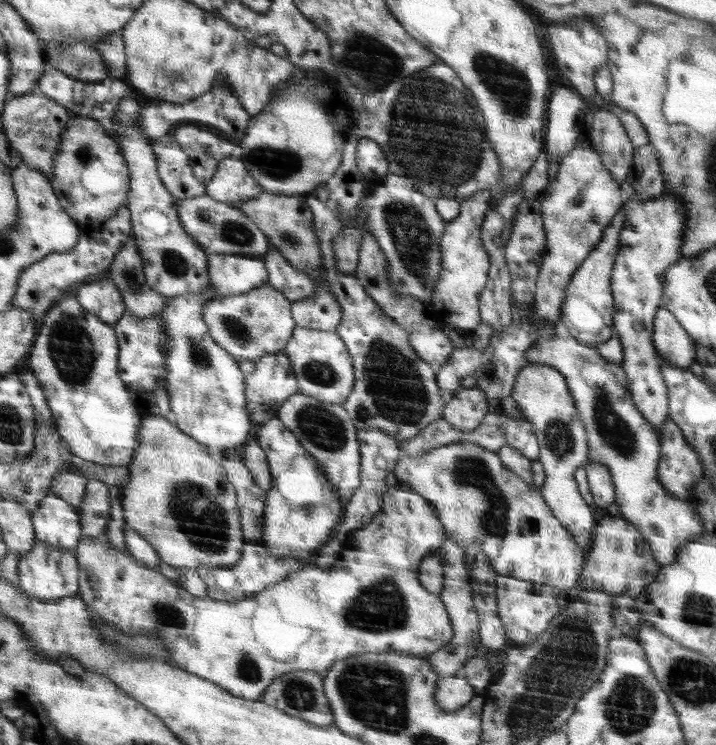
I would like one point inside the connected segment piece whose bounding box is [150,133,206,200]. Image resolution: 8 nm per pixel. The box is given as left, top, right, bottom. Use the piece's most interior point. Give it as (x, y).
(173, 165)

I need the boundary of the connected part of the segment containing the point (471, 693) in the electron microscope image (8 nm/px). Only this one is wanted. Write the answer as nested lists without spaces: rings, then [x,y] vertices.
[[[463,673],[450,677],[444,677],[437,682],[437,702],[438,706],[446,712],[454,712],[460,710],[469,704],[475,696],[476,692]]]

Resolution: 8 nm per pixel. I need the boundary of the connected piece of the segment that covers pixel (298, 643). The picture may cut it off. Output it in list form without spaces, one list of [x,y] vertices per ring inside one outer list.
[[[398,483],[398,486],[392,491],[387,491],[383,494],[382,506],[379,512],[372,518],[371,524],[365,526],[360,532],[357,532],[351,543],[347,545],[350,548],[350,554],[344,556],[342,562],[338,562],[336,566],[330,568],[302,568],[298,572],[288,574],[284,580],[276,582],[254,593],[249,597],[244,597],[244,600],[239,601],[218,601],[212,598],[197,597],[190,594],[185,588],[181,587],[177,582],[166,578],[164,574],[160,574],[156,569],[150,569],[140,564],[136,559],[116,552],[110,542],[106,540],[106,534],[100,534],[92,540],[88,538],[80,538],[78,546],[76,546],[73,554],[75,554],[78,562],[78,574],[80,574],[80,589],[77,591],[87,604],[88,610],[100,617],[106,618],[106,622],[110,623],[110,627],[118,629],[124,635],[158,633],[162,639],[162,645],[168,648],[172,655],[172,664],[182,670],[189,671],[190,674],[196,674],[200,678],[205,678],[214,684],[218,684],[222,689],[229,691],[230,694],[244,698],[244,700],[258,700],[262,694],[269,688],[274,680],[281,677],[283,674],[297,670],[311,670],[319,675],[325,676],[328,669],[342,659],[357,656],[362,653],[400,653],[407,655],[427,656],[434,651],[446,646],[446,642],[453,636],[453,625],[449,619],[449,612],[446,610],[445,603],[441,601],[440,596],[430,593],[418,580],[418,566],[424,558],[432,554],[439,555],[442,552],[442,543],[445,540],[445,527],[442,526],[434,504],[430,503],[429,499],[422,497],[416,491],[410,489],[408,485]]]

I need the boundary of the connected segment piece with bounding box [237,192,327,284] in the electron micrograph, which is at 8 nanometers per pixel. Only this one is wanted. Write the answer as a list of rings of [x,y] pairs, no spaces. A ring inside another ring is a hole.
[[[262,192],[258,197],[240,202],[237,206],[260,227],[273,248],[284,256],[285,262],[288,262],[297,272],[306,274],[316,284],[327,280],[327,276],[323,274],[325,253],[321,250],[321,244],[314,232],[313,211],[306,205],[306,200],[288,194]]]

